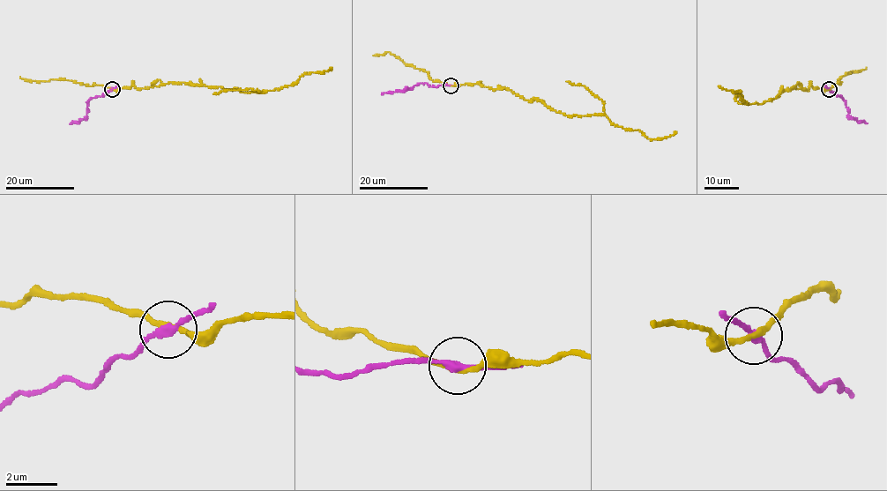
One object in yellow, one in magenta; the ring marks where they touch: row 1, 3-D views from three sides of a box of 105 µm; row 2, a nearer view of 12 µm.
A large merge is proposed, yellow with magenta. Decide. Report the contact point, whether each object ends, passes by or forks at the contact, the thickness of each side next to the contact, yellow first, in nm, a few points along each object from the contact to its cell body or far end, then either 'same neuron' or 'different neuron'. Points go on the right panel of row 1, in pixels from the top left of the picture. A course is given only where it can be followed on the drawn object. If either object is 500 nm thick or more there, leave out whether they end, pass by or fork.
at (829, 89); yellow passes by; magenta passes by; 190 nm thick on the yellow side, 260 nm on the other; yellow runs (829, 89), (794, 86), (749, 105), (741, 100), (740, 91), (718, 85); magenta runs (829, 89), (841, 96), (849, 116), (867, 122); same neuron

